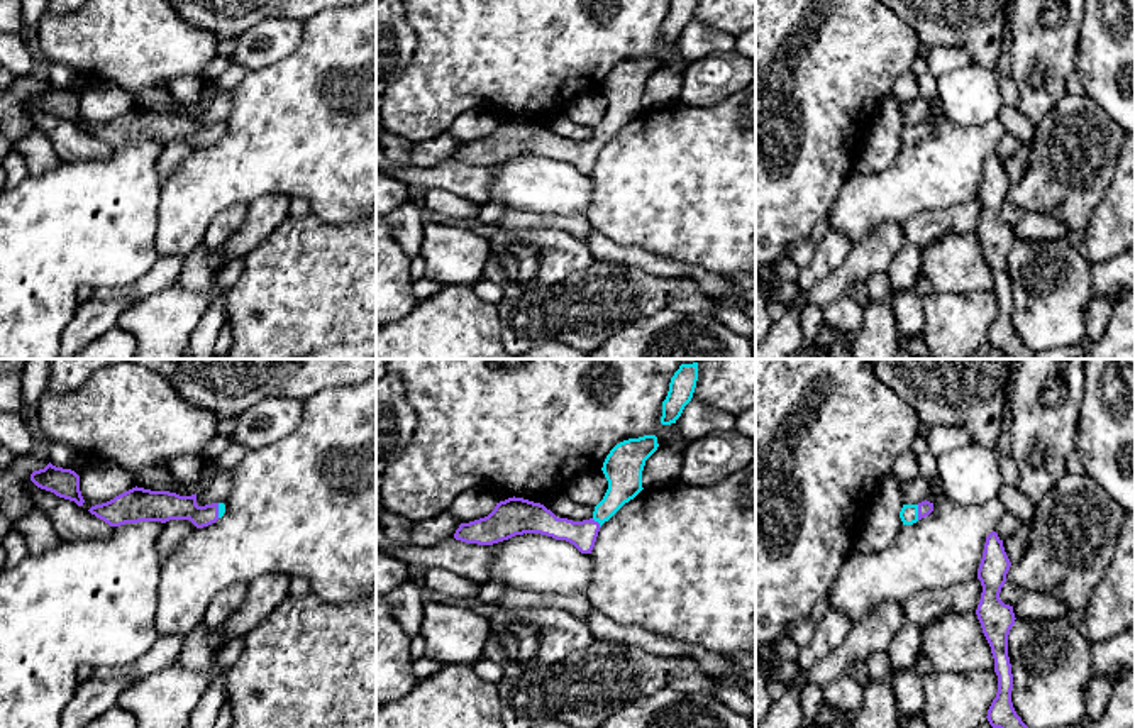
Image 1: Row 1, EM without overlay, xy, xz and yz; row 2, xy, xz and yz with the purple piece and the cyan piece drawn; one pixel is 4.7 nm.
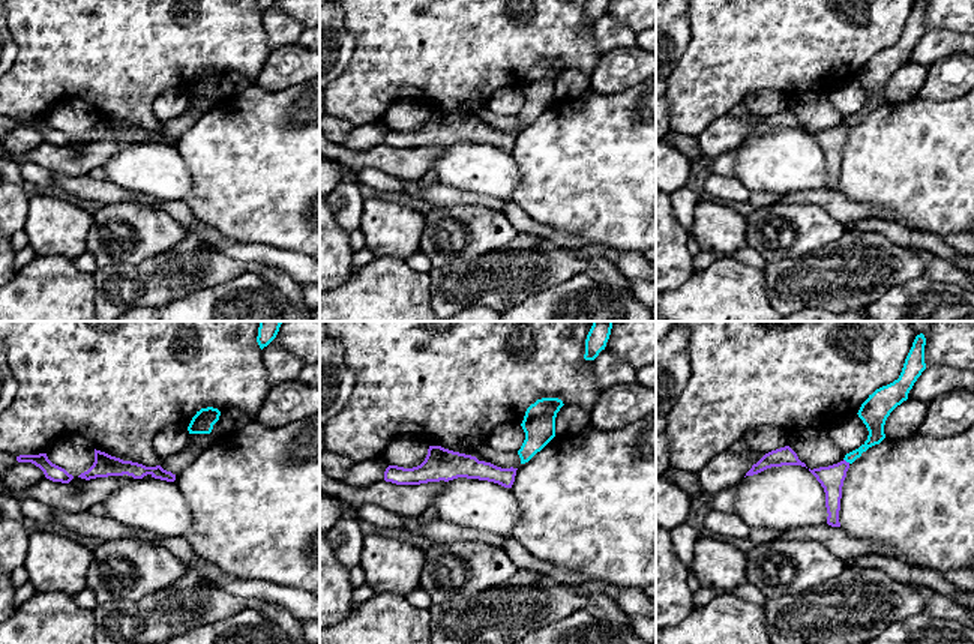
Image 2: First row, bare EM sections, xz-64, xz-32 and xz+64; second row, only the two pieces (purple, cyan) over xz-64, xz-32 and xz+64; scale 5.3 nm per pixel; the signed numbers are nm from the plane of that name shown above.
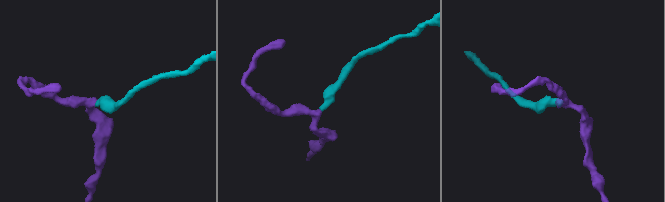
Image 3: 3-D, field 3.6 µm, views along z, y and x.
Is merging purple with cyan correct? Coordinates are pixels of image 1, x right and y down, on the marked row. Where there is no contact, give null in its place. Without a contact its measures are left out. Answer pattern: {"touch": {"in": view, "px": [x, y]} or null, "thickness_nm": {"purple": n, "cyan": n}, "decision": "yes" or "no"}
{"touch": {"in": "yz", "px": [919, 512]}, "thickness_nm": {"purple": 70, "cyan": 90}, "decision": "yes"}

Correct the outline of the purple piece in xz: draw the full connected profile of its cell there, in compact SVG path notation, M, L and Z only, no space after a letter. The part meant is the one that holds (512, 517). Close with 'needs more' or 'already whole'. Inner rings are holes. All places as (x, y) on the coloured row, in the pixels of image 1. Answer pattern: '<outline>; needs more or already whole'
M644 435L623 440L610 450L601 467L608 489L590 520L557 518L544 505L513 496L496 503L488 516L461 523L454 538L466 543L493 545L515 535L540 533L566 540L581 554L591 554L601 525L644 489L642 471L657 447L656 435Z; needs more

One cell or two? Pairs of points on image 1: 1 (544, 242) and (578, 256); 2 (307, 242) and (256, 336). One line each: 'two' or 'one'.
1: one
2: one

